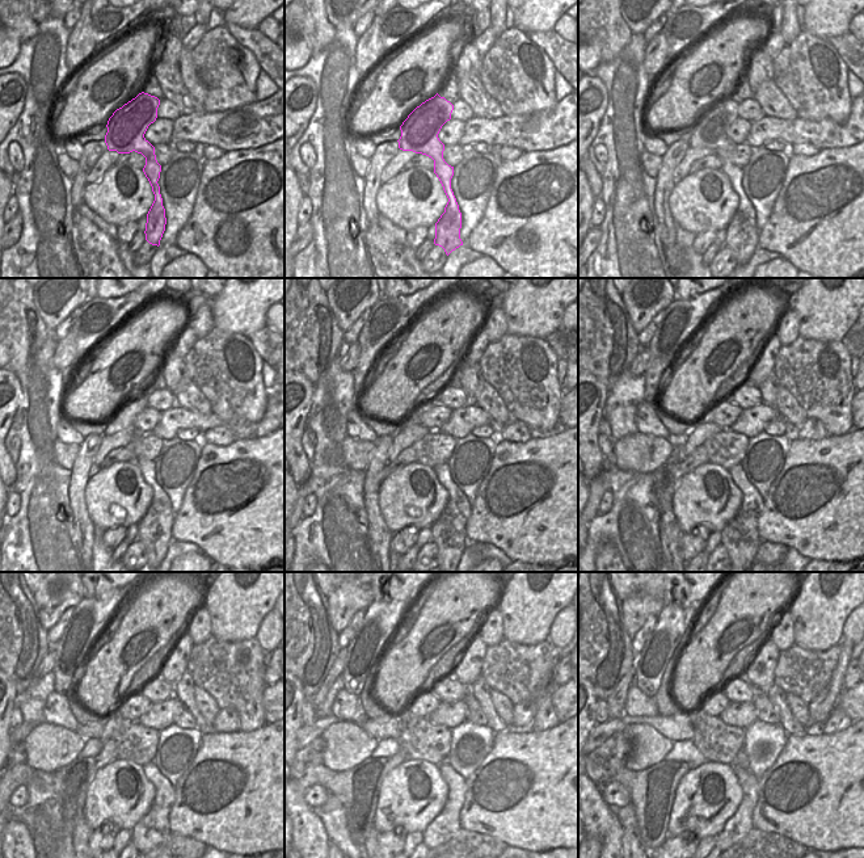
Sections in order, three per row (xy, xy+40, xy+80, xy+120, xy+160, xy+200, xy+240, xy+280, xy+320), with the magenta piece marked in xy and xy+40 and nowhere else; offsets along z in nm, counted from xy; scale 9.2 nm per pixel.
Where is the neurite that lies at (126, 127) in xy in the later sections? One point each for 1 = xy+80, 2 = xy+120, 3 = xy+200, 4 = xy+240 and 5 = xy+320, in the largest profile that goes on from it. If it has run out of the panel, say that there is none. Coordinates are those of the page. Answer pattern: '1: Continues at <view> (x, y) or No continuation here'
1: Continues at xy+80 (711, 131)
2: Continues at xy+120 (155, 529)
3: Continues at xy+200 (740, 537)
4: Continues at xy+240 (154, 828)
5: Continues at xy+320 (740, 824)

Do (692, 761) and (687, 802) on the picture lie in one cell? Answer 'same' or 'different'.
different

